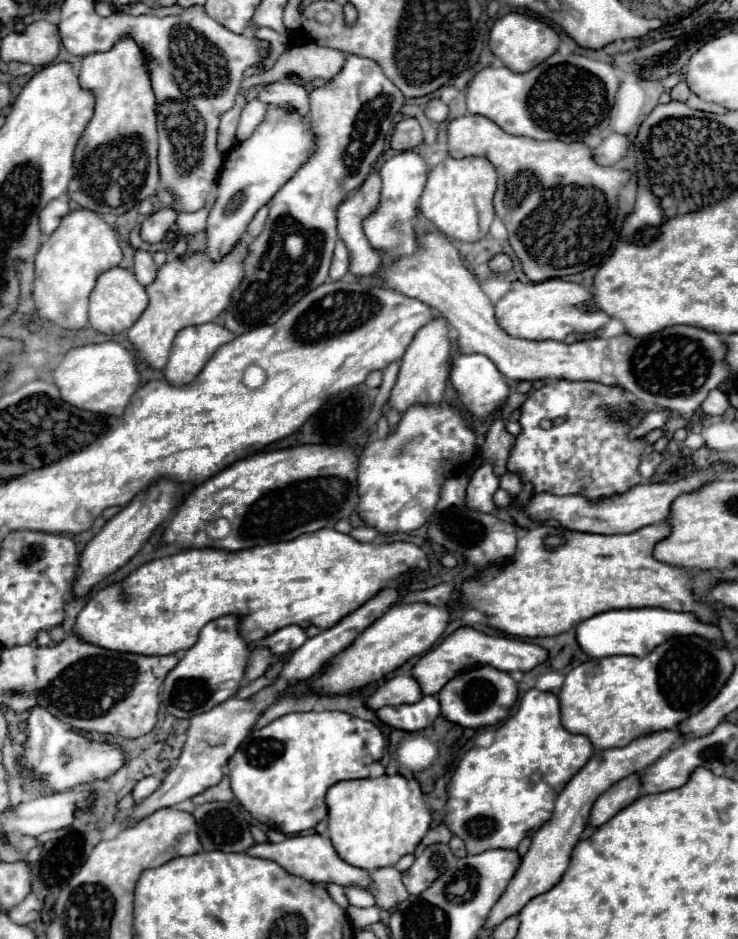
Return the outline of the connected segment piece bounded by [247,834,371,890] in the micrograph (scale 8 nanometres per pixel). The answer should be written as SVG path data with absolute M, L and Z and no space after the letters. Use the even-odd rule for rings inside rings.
M321 834L291 836L289 840L279 842L279 844L271 844L271 842L255 844L253 848L247 850L247 854L257 856L257 858L265 858L265 860L271 860L271 862L277 862L287 872L291 872L295 876L301 876L301 878L305 878L309 882L321 882L321 884L335 882L335 884L341 884L341 886L357 886L357 888L363 888L363 890L369 890L369 886L371 886L371 872L355 868L355 866L343 862L335 854L331 840L321 836Z

